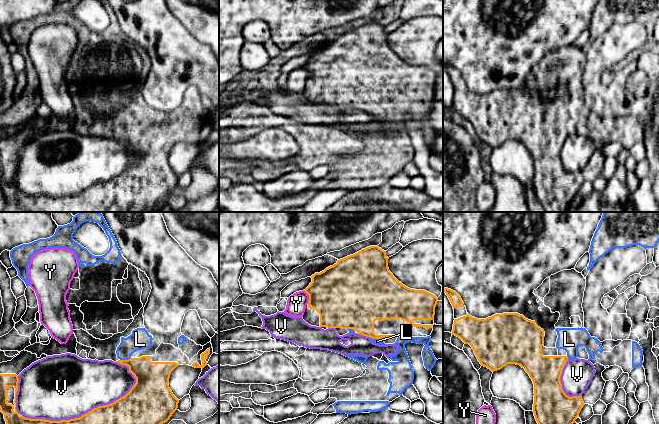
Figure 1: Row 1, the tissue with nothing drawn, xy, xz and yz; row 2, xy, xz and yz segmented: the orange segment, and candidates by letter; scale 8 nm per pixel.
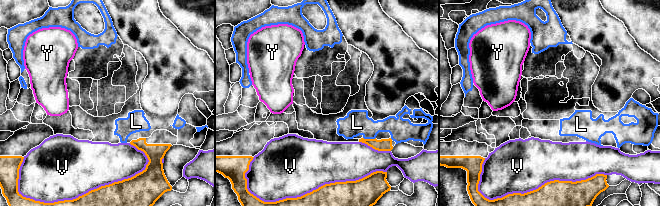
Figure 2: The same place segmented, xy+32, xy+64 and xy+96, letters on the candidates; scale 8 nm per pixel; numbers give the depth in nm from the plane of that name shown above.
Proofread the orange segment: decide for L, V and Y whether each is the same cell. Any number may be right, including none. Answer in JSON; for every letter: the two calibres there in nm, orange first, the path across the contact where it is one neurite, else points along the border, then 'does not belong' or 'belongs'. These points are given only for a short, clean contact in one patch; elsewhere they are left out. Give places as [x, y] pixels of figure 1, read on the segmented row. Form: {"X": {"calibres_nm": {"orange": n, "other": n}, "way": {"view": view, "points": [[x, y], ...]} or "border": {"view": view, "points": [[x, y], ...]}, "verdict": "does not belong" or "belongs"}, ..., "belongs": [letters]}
{"L": {"calibres_nm": {"orange": 260, "other": 160}, "verdict": "belongs"}, "V": {"calibres_nm": {"orange": 170, "other": 500}, "verdict": "does not belong"}, "Y": {"calibres_nm": {"orange": 460, "other": 160}, "verdict": "does not belong"}, "belongs": ["L"]}

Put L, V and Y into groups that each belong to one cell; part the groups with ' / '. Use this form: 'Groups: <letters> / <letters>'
Groups: L / V / Y

